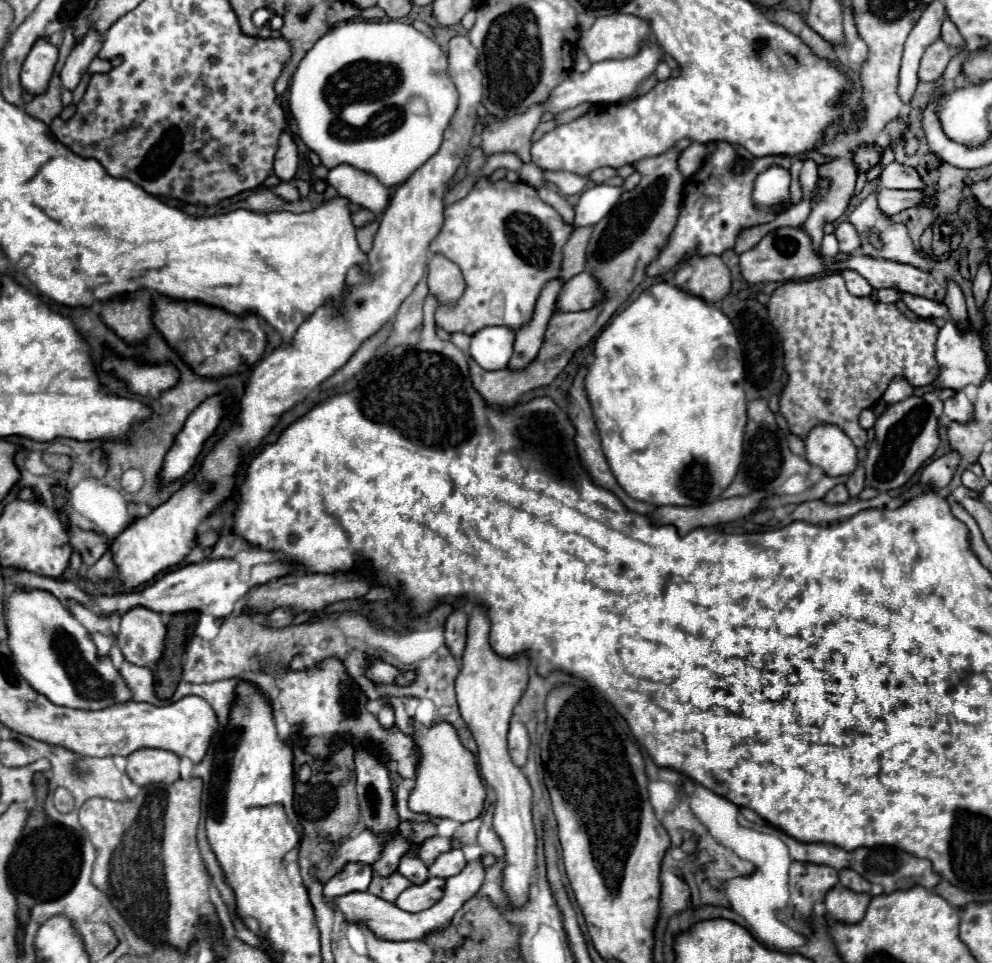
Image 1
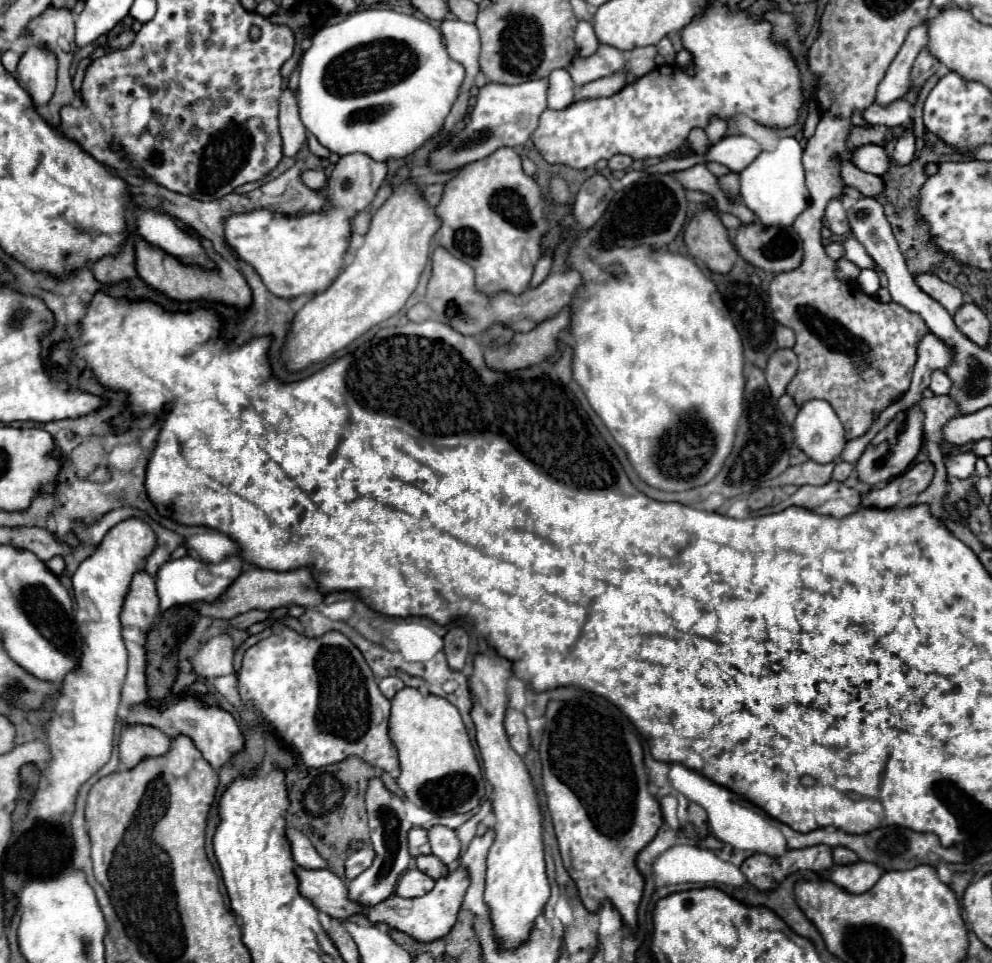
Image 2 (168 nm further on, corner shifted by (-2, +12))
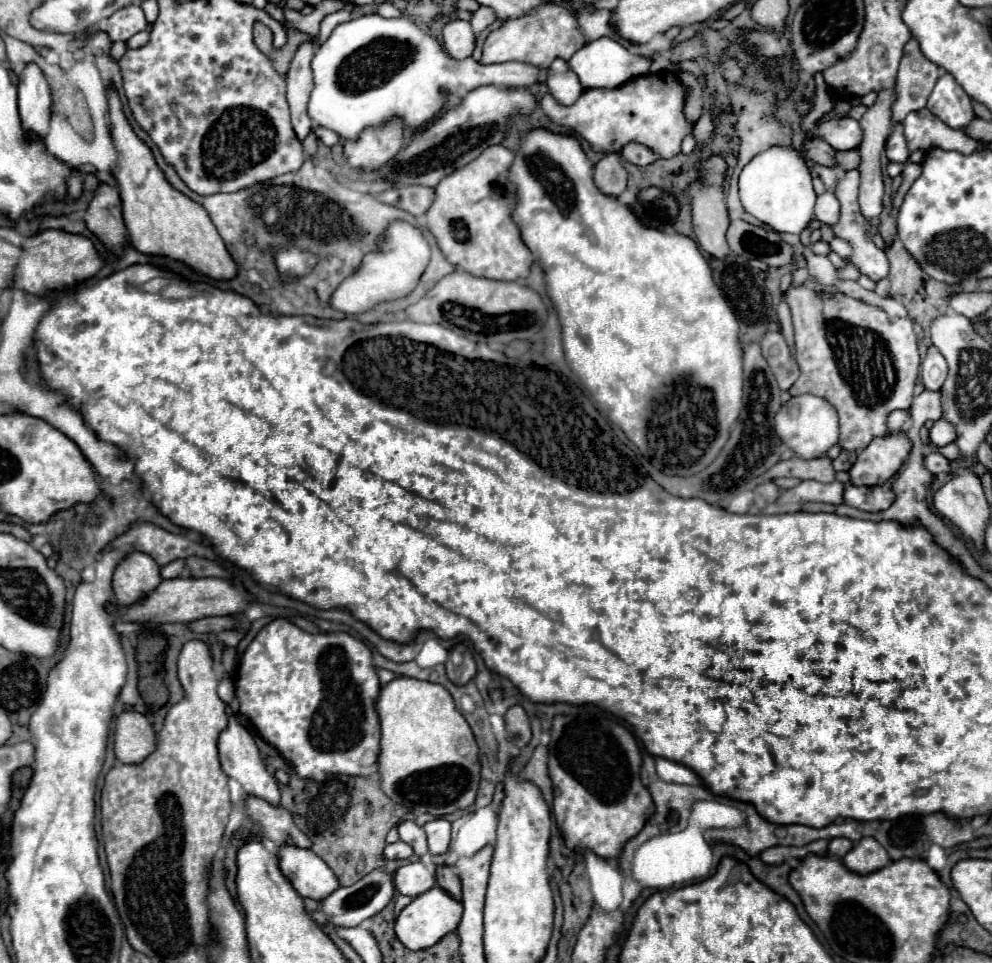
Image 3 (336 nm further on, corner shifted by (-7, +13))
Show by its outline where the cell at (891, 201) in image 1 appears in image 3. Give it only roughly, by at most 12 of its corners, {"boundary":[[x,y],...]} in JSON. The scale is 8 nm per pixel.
{"boundary":[[824,139],[806,141],[802,151],[814,163],[838,169],[838,151]]}

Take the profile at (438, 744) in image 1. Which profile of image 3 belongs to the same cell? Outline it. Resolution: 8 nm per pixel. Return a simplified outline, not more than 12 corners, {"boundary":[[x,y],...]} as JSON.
{"boundary":[[442,685],[380,689],[384,793],[472,807],[478,745]]}

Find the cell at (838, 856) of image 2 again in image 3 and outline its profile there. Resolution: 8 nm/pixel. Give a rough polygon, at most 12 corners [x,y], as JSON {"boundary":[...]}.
{"boundary":[[846,837],[830,839],[828,853],[844,857],[854,843]]}

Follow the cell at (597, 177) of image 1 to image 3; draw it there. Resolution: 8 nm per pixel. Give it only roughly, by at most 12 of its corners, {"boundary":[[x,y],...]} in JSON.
{"boundary":[[628,143],[622,149],[624,161],[646,167],[658,159],[648,147]]}

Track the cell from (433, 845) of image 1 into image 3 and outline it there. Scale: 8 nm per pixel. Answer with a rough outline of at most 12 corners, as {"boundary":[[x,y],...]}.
{"boundary":[[414,821],[398,825],[400,841],[414,849],[414,855],[428,853],[426,835]]}

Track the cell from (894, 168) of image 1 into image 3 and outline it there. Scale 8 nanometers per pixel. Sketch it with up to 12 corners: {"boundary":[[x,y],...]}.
{"boundary":[[840,151],[836,155],[840,169],[858,169],[860,151]]}

